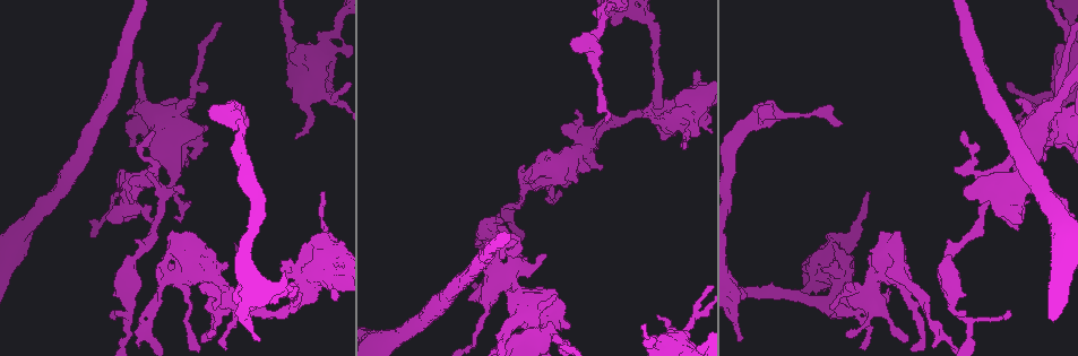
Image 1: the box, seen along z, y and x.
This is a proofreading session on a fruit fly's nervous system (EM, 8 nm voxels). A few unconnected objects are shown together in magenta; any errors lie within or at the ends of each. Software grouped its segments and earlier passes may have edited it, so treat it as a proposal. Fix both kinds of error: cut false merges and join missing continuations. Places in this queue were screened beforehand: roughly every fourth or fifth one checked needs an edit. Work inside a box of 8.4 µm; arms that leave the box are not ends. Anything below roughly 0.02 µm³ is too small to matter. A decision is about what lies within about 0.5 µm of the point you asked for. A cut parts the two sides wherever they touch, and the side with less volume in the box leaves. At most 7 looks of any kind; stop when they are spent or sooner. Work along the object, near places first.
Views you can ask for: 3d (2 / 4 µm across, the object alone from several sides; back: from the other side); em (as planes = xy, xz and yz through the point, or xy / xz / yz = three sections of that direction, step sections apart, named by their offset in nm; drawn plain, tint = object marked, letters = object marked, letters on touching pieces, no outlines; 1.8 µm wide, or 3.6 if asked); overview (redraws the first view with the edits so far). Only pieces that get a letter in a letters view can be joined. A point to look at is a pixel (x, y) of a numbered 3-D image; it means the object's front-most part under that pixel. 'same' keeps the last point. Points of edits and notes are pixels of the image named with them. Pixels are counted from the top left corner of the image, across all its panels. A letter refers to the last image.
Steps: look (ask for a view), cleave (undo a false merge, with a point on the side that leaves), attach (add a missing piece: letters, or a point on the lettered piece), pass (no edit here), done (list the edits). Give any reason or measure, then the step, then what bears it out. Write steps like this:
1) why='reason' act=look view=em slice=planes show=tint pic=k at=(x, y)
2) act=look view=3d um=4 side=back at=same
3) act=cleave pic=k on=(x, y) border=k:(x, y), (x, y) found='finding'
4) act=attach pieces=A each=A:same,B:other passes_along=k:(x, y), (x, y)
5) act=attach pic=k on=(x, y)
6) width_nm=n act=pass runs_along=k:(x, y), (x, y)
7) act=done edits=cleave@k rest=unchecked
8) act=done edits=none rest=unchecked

why='an open end' act=look view=3d um=2 pic=1 at=(674, 135)

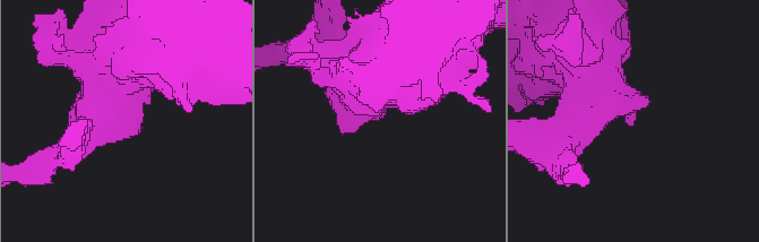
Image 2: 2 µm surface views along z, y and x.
act=look view=em slice=planes show=tint pic=2 at=(384, 113)

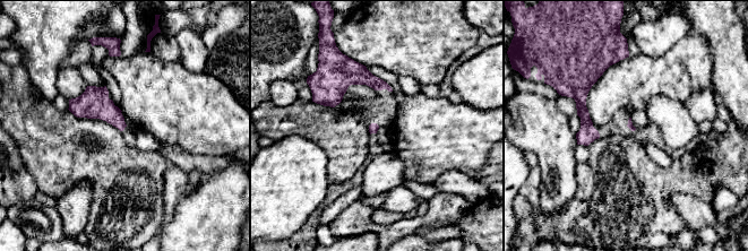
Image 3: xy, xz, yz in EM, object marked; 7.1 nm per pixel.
act=look view=em slice=planes show=letters at=same

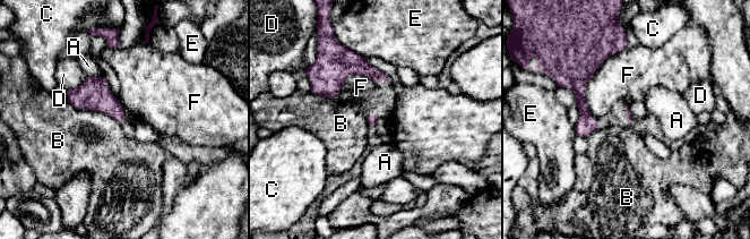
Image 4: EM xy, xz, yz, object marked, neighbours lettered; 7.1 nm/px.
act=pass each=A:other,B:other,C:other,D:other,E:other,F:other border=4:(67, 100), (114, 119) found='none of them fits'

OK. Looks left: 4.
why='branch stops here' act=look view=3d um=4 pic=1 at=(746, 293)

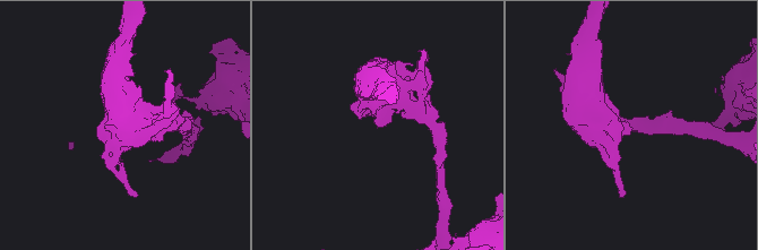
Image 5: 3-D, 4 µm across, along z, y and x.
why='need the tissue' act=look view=em um=3.6 slice=planes show=plain pic=5 at=(630, 128)

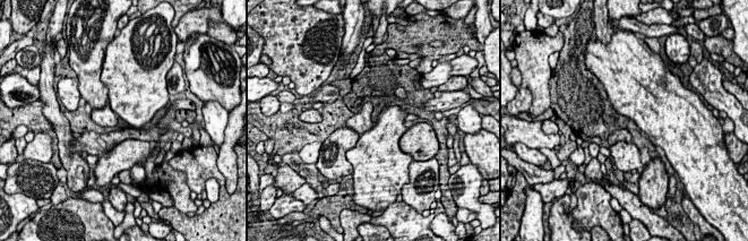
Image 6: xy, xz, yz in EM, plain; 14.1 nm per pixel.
why='what lies round it' act=look view=em um=3.6 slice=planes show=letters at=same

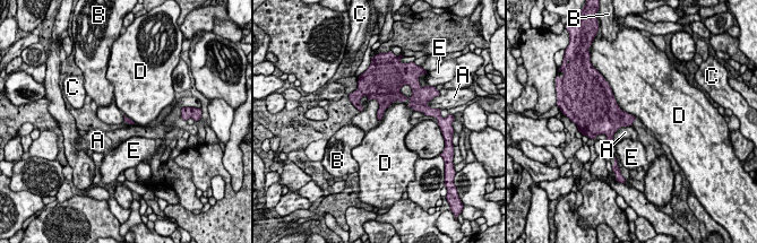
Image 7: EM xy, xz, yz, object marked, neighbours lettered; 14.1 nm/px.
act=pass each=A:other,B:other,C:other,D:other,E:other border=7:(370, 98), (378, 104), (379, 120) found='no lettered piece goes on from it'

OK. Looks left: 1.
why='sudden change in width' act=look view=em slice=xy step=8 show=letters pic=1 at=(1003, 205)

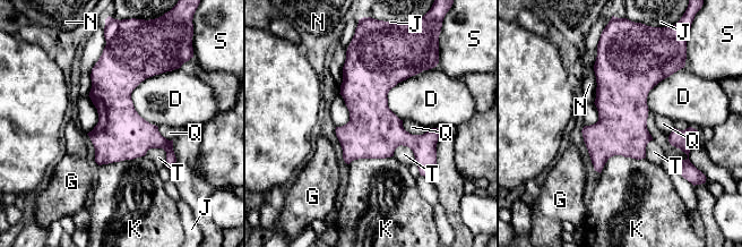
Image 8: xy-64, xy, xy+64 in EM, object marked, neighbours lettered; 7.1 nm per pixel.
width_nm=360 act=pass each=D:other,G:other,J:other,K:other,N:other,Q:other,S:other,T:other found='one neuron here'

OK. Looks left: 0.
act=done edits=none rest=unchecked

